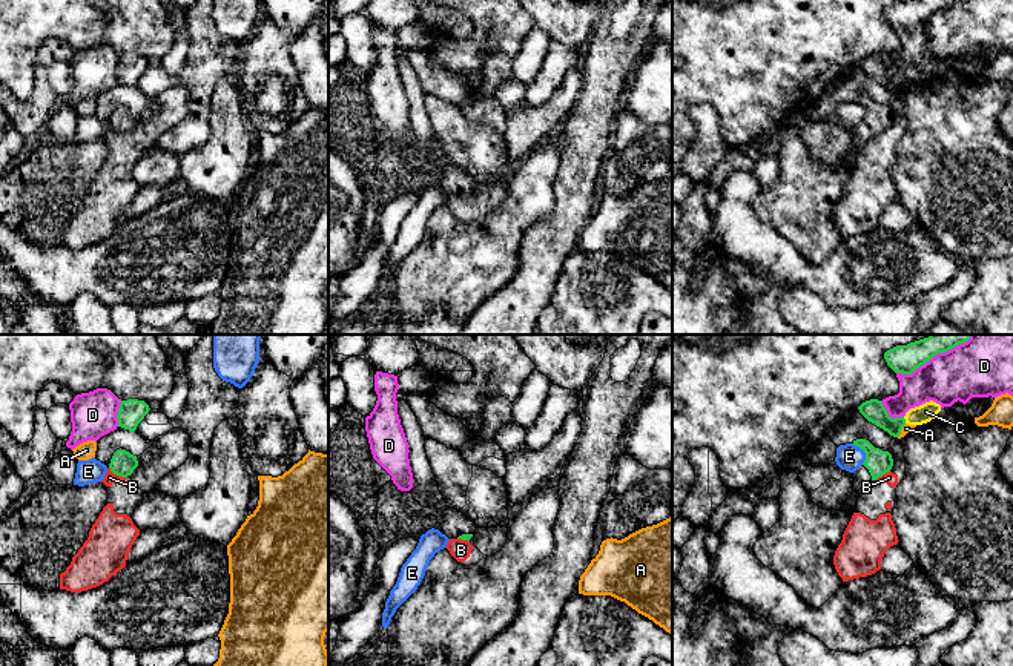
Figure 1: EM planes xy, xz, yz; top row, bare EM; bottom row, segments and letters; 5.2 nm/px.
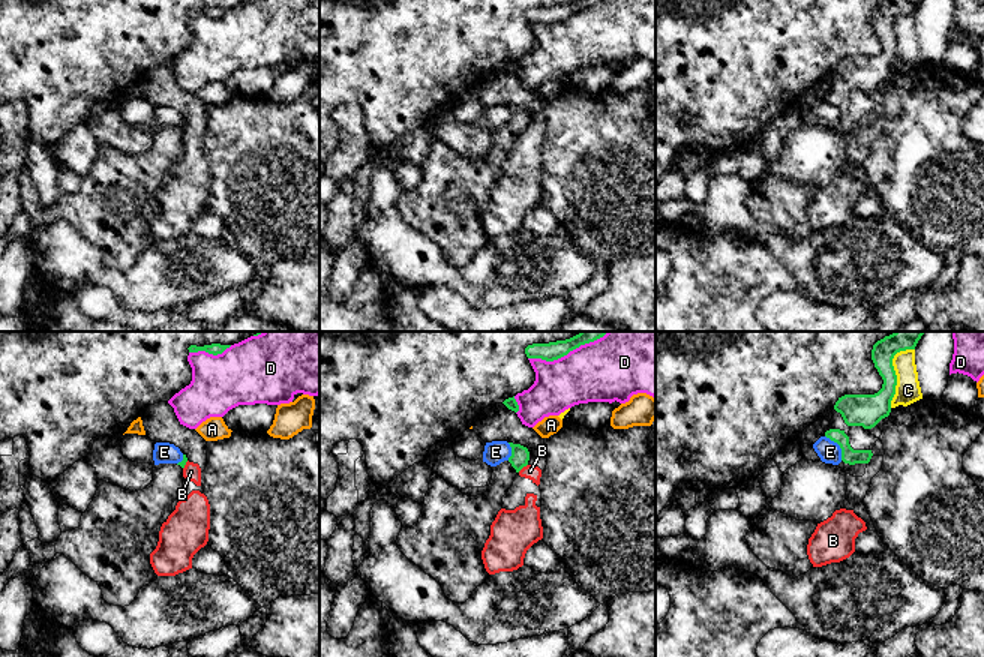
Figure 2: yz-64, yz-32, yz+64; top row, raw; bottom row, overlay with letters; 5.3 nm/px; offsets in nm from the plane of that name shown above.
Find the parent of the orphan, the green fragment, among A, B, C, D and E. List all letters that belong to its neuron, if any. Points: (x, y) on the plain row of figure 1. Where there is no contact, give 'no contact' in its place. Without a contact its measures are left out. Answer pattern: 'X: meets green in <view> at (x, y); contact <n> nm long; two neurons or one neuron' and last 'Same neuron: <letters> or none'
A: meets green in yz at (901, 85); contact 90 nm long; two neurons
B: meets green in xy at (117, 131); contact 110 nm long; two neurons
C: meets green in yz at (904, 77); contact 40 nm long; two neurons
D: meets green in yz at (927, 17); contact 360 nm long; two neurons
E: meets green in yz at (864, 108); contact 130 nm long; two neurons
Same neuron: none

